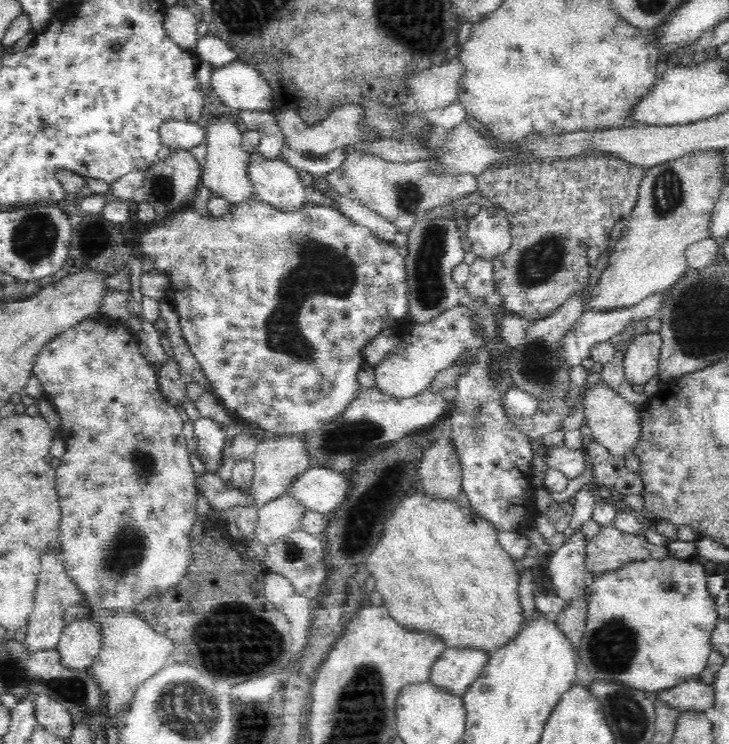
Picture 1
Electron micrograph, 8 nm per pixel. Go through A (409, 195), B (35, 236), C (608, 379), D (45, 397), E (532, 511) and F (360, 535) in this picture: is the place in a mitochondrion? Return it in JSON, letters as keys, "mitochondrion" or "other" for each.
{"A":"mitochondrion","B":"mitochondrion","C":"other","D":"other","E":"other","F":"other"}

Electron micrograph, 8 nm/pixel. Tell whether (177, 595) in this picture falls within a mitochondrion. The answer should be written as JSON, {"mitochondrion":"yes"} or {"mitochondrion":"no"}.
{"mitochondrion":"no"}

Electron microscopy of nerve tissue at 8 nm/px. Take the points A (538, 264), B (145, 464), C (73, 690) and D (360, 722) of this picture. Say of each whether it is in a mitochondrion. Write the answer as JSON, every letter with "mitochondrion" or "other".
{"A":"mitochondrion","B":"mitochondrion","C":"mitochondrion","D":"mitochondrion"}

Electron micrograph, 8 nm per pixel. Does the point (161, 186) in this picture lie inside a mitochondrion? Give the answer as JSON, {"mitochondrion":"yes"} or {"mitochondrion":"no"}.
{"mitochondrion":"yes"}

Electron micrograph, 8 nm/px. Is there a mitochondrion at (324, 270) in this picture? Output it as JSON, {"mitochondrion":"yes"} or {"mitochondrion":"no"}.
{"mitochondrion":"yes"}

